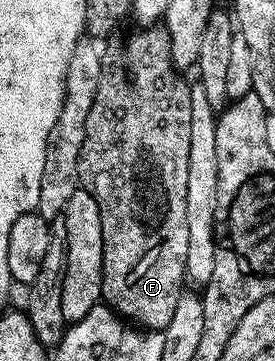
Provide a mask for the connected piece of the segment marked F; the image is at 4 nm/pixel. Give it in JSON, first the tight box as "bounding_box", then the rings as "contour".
{"bounding_box":[77,24,191,332],"contour":[[[156,24],[154,26],[146,26],[144,28],[134,29],[134,34],[122,44],[121,50],[117,50],[113,54],[113,59],[108,59],[107,65],[102,69],[101,79],[99,80],[99,88],[95,92],[95,100],[91,104],[91,112],[87,112],[87,128],[83,136],[83,148],[81,149],[81,159],[79,160],[79,168],[77,169],[77,177],[80,185],[88,190],[90,194],[95,196],[95,200],[99,204],[99,216],[103,224],[103,280],[101,281],[101,297],[107,303],[110,310],[116,312],[120,317],[128,320],[130,323],[136,324],[138,327],[144,328],[150,332],[163,332],[167,328],[167,324],[171,324],[171,316],[175,313],[175,304],[179,304],[183,293],[183,287],[186,285],[185,269],[187,268],[187,156],[191,156],[191,92],[189,91],[190,83],[184,82],[180,78],[178,71],[173,65],[173,57],[171,56],[171,39],[169,33],[165,31],[164,25]]]}

